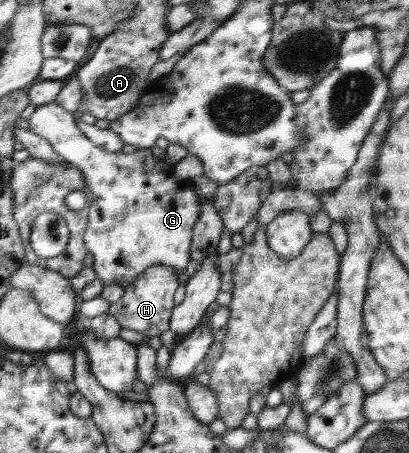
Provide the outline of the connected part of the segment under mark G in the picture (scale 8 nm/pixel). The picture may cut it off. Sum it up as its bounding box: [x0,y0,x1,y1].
[24,101,200,289]

